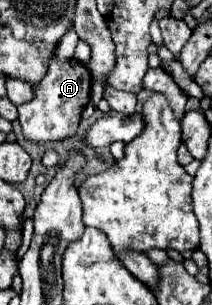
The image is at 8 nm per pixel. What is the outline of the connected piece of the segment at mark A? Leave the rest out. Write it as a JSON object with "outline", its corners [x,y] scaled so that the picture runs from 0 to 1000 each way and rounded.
{"outline":[[[245,187],[226,239],[160,285],[170,318],[142,338],[85,344],[94,370],[85,397],[104,410],[113,449],[160,469],[255,469],[340,449],[368,423],[387,357],[425,331],[425,292],[434,292],[434,246],[406,226],[406,213],[368,207],[358,193],[274,200],[264,187]]]}

